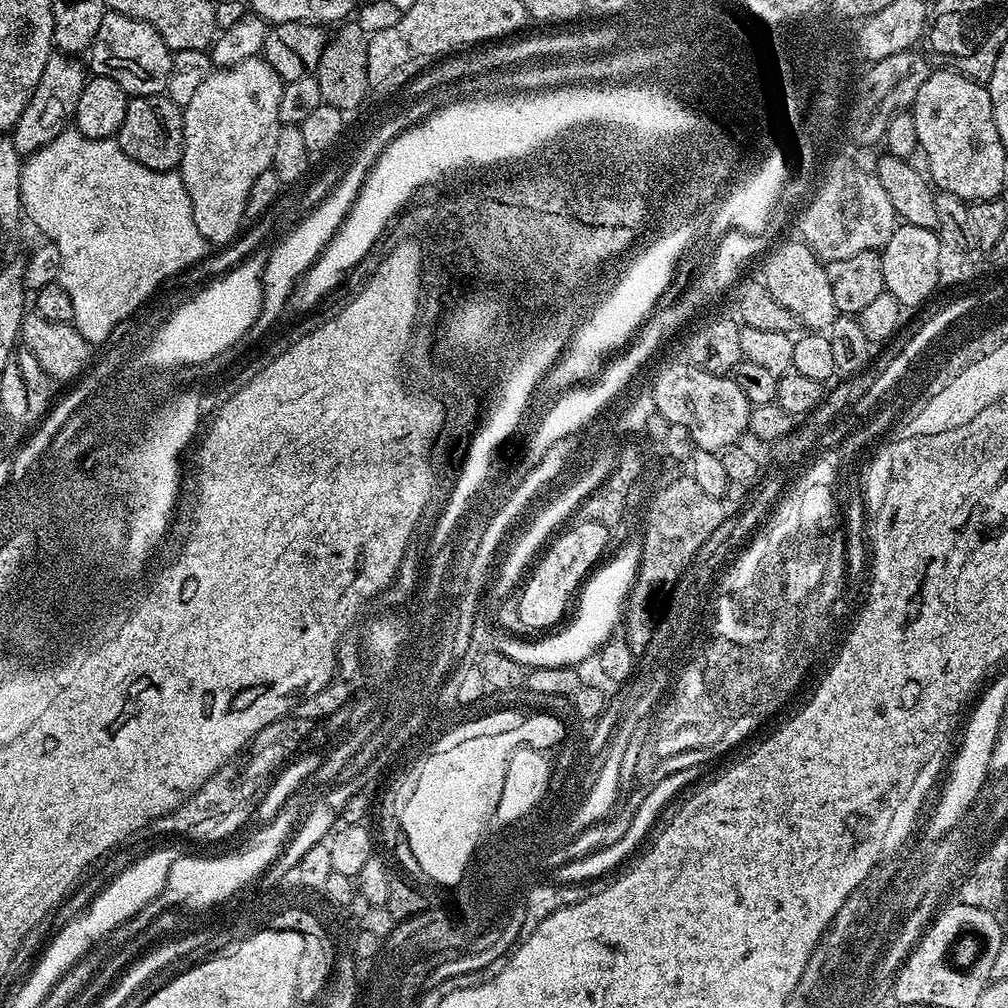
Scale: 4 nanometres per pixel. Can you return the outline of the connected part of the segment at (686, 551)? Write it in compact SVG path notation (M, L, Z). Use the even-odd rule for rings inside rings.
M687 474L677 480L670 479L647 501L648 513L644 516L644 536L640 540L640 565L636 580L628 591L622 613L622 637L631 648L639 651L647 644L651 632L649 609L655 594L670 586L678 574L686 571L688 564L707 538L722 526L730 515L730 508L721 497L711 496Z

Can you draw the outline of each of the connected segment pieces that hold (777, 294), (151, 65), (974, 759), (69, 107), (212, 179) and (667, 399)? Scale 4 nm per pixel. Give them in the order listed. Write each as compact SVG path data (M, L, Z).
M803 242L786 243L773 247L763 257L764 277L762 277L762 283L764 289L772 296L774 302L780 304L791 316L795 316L801 325L805 324L808 327L805 329L827 329L838 313L830 294L825 265Z
M105 11L102 26L98 26L98 34L90 49L91 56L91 75L113 79L129 97L158 96L167 89L172 52L158 30L146 22Z
M988 706L980 708L977 718L969 720L966 727L963 729L964 741L960 744L960 749L956 752L956 761L947 769L946 777L948 781L939 789L940 797L936 800L936 805L932 810L935 814L934 822L939 828L939 833L947 833L965 814L971 810L972 804L980 799L985 791L986 783L984 779L990 776L988 767L990 766L990 754L994 754L994 742L1000 733L1000 723L1005 714L998 714L998 718L988 716Z
M61 52L48 57L38 86L35 87L30 102L27 103L26 109L23 110L22 116L10 134L21 158L30 157L39 148L54 142L54 138L67 129L68 123L75 117L78 100L86 81L85 65L83 68L77 60L79 60L77 57Z
M263 58L238 62L238 66L212 71L206 78L206 82L202 82L202 87L194 93L194 98L190 98L190 102L182 110L184 114L184 153L180 159L178 171L181 178L184 179L183 195L188 199L194 210L194 226L198 226L198 234L202 234L202 238L207 240L209 245L227 246L241 235L242 227L240 228L240 223L245 223L246 220L244 211L246 210L246 198L250 198L250 186L254 186L258 174L269 171L272 166L274 145L278 142L278 130L282 127L278 118L278 101L282 98L284 86L285 81L281 80L280 75Z
M687 363L672 364L664 368L656 376L652 384L652 400L656 408L665 416L663 418L669 425L680 428L689 435L695 447L707 452L721 453L725 448L731 448L737 443L740 435L745 435L748 424L750 405L748 399L738 390L735 379L728 376L714 376L704 372L701 368L693 368Z

